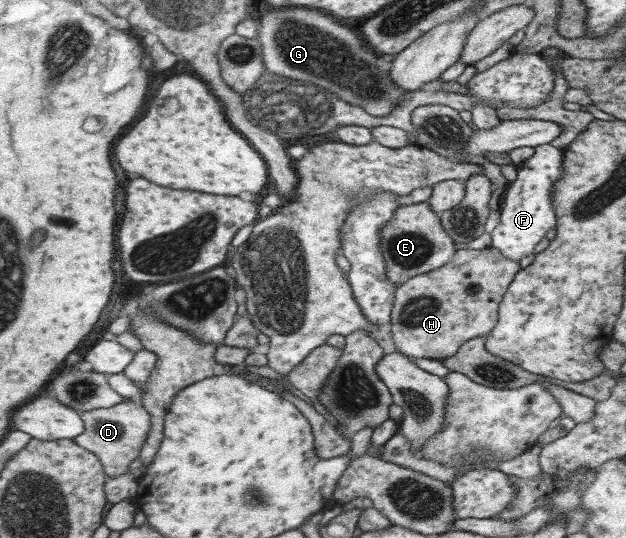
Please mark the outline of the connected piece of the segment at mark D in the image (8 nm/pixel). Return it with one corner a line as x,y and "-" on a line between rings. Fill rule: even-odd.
126,399
114,407
81,412
81,416
85,421
86,429
81,436
75,437
74,440
78,445
96,454
109,476
131,472
128,471
128,465
141,455
152,428
150,411
139,400

